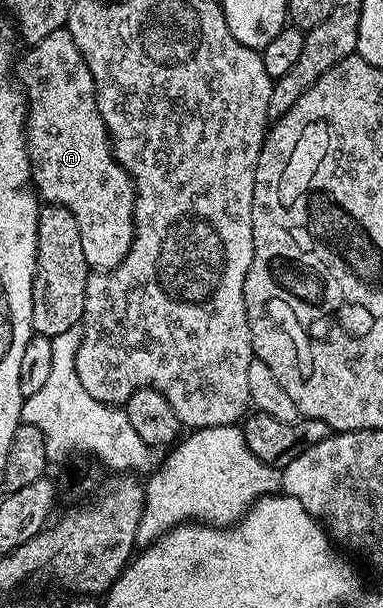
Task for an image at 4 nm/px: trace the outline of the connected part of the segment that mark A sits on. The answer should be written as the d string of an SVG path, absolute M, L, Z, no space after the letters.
M65 28L45 36L45 40L26 52L17 62L17 82L29 103L25 133L32 183L44 203L64 206L73 212L88 267L95 272L117 268L135 239L135 184L111 151L107 125L97 108L93 76L77 44L73 44L73 36Z

